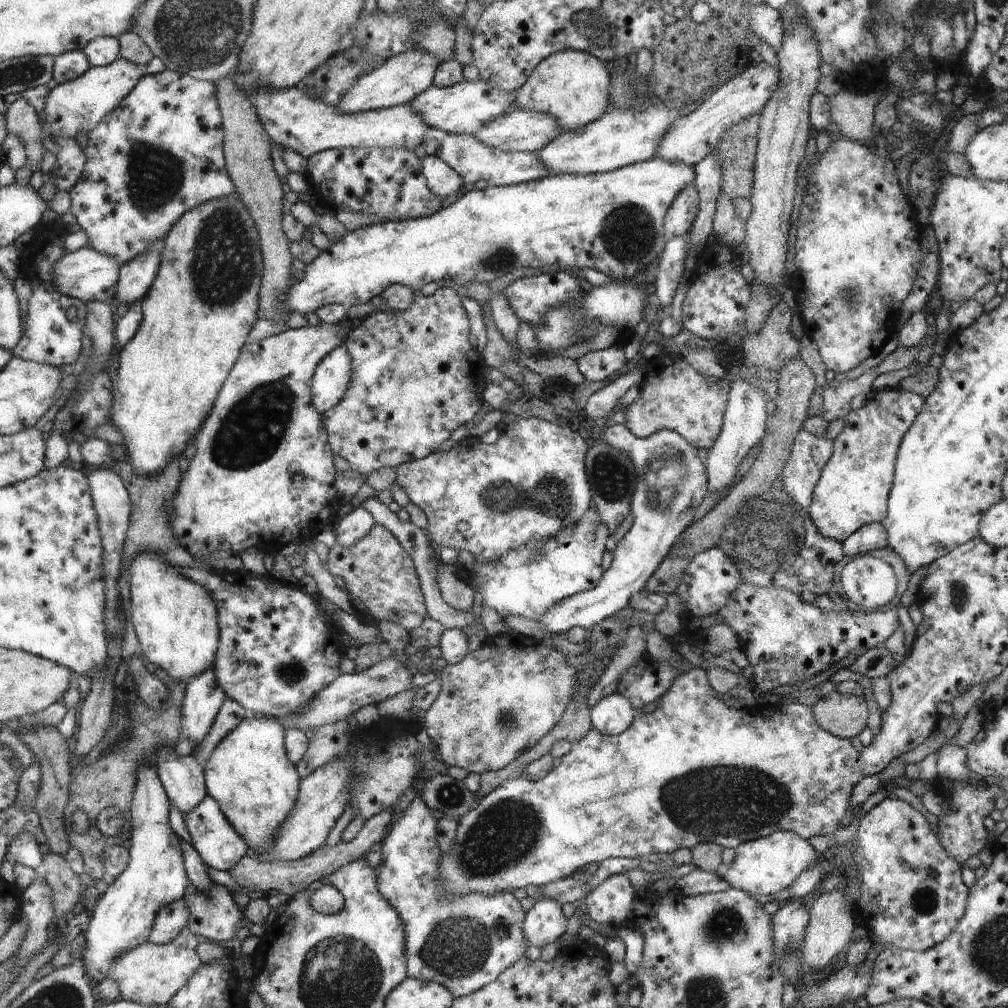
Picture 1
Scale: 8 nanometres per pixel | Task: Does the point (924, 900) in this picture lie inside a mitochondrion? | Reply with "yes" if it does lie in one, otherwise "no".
yes

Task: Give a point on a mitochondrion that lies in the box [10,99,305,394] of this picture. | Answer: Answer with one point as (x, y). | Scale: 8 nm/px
(223, 261)

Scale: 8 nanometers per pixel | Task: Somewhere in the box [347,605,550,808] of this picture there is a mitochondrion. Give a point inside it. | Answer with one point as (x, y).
(509, 721)

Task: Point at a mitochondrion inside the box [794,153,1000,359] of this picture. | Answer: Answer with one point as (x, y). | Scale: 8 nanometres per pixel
(849, 300)

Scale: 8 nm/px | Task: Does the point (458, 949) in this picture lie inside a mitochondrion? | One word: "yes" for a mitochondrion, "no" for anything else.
yes

